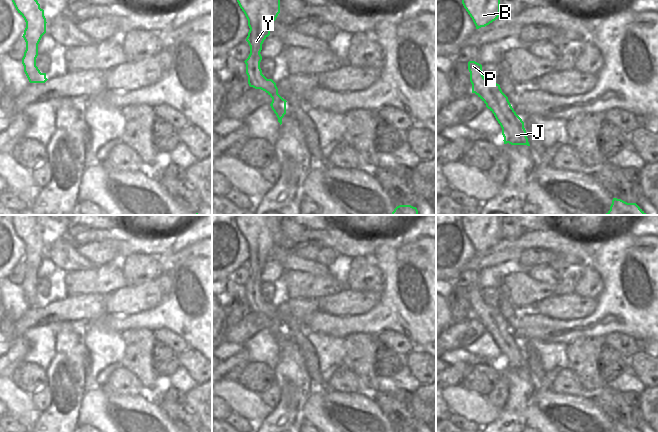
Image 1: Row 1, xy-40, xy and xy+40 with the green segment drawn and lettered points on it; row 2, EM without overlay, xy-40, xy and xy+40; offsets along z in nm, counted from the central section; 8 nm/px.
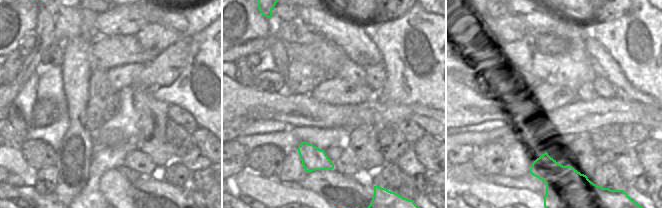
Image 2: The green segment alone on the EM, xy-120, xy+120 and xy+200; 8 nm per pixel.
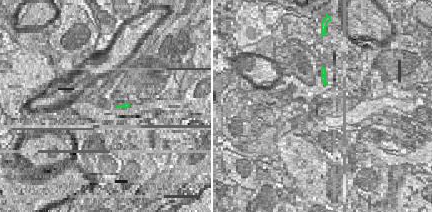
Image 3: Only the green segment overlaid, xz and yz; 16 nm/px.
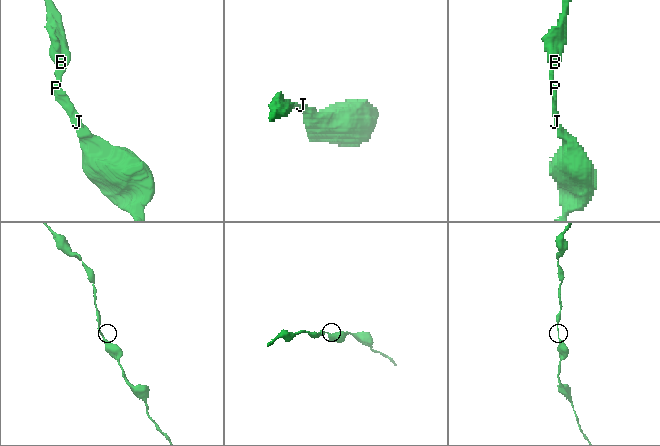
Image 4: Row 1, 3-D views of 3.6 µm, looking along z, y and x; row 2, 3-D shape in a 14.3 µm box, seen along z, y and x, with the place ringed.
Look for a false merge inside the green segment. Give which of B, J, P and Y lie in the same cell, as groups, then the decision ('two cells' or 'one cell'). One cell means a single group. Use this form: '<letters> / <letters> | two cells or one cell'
B J P Y | one cell

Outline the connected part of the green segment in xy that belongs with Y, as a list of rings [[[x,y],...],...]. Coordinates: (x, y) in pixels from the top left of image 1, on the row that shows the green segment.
[[[237,0],[244,12],[250,28],[246,41],[250,46],[250,54],[244,61],[248,84],[255,89],[265,91],[271,98],[272,110],[280,125],[286,114],[286,100],[278,94],[276,83],[267,79],[260,68],[262,44],[270,35],[272,24],[280,13],[280,0]]]

